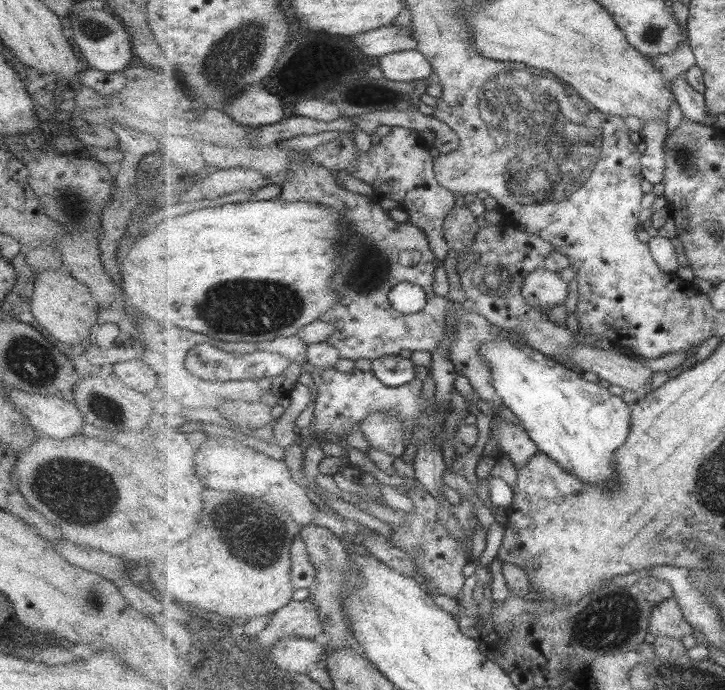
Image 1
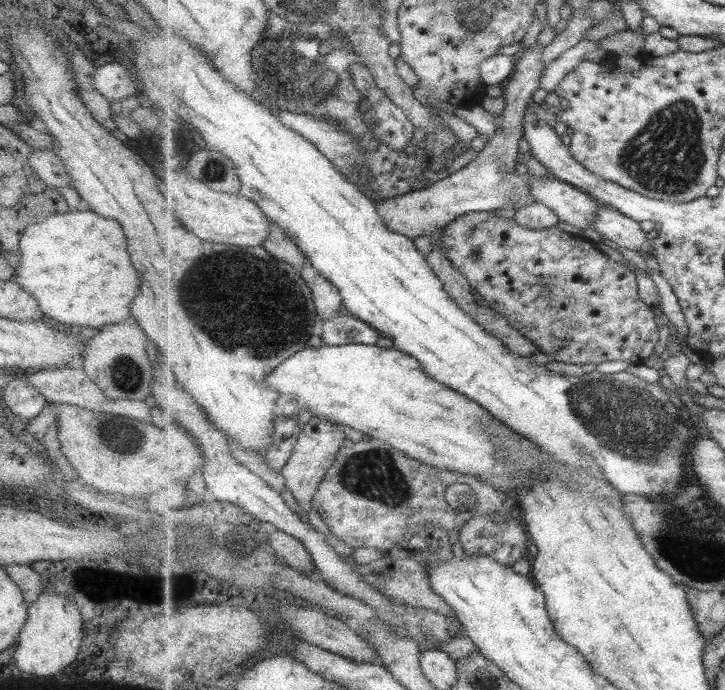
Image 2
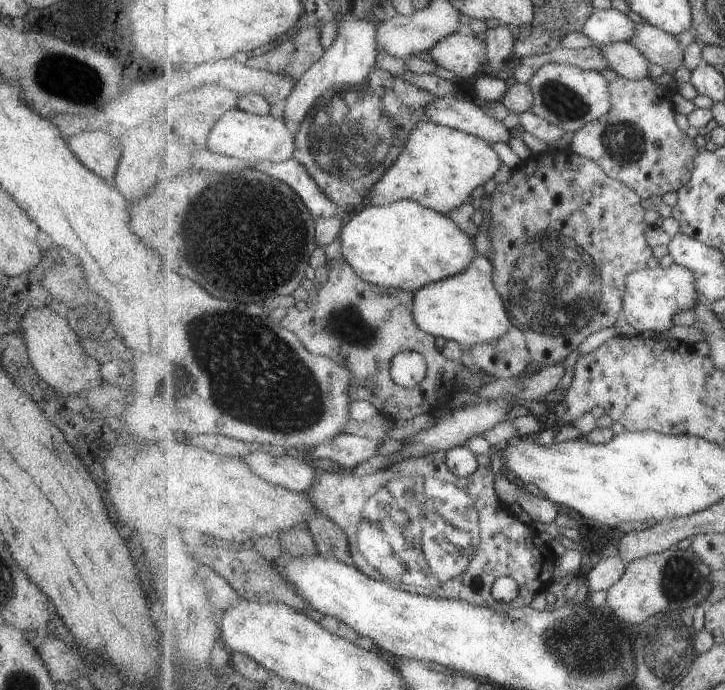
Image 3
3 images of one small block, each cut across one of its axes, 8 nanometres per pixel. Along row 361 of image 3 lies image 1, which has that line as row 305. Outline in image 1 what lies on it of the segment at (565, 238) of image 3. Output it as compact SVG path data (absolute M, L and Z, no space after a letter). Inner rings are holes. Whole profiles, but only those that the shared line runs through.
M541 268L527 276L522 295L528 304L545 313L565 304L569 298L569 284L560 273Z

